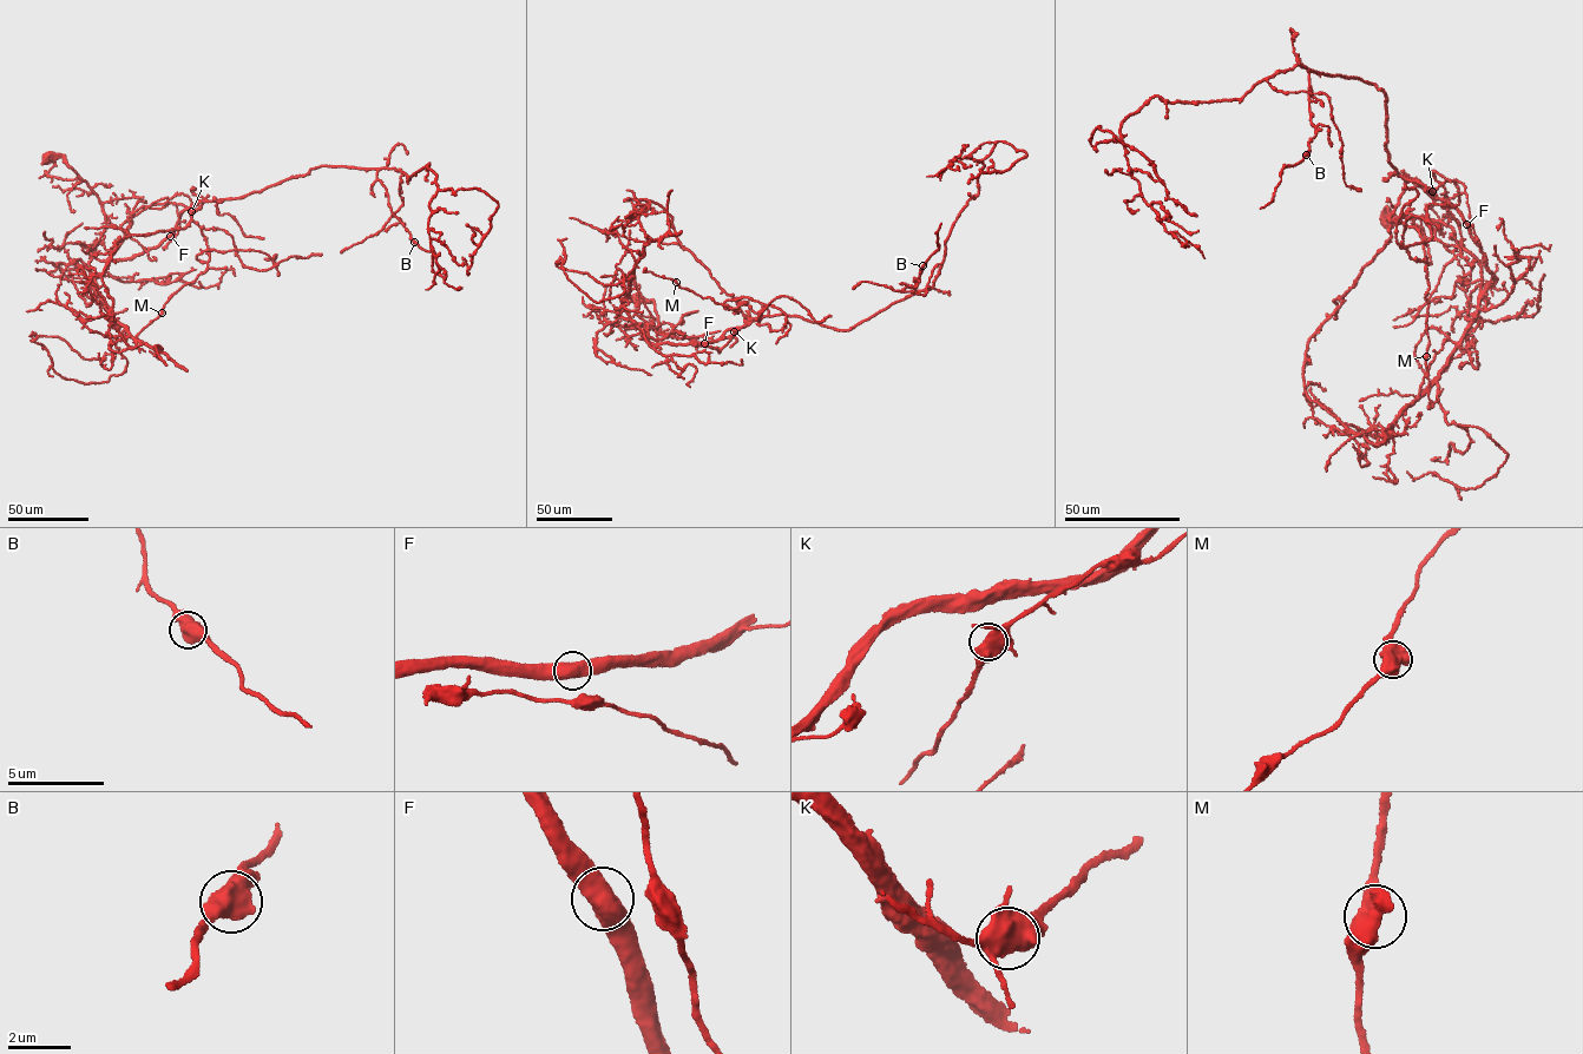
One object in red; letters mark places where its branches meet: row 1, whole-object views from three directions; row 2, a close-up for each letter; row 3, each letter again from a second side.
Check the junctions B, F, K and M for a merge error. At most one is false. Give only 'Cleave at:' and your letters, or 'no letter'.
Cleave at: no letter

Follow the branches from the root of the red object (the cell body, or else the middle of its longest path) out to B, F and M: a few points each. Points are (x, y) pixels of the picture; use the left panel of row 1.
B: (46, 157), (64, 158), (124, 231), (107, 264), (159, 245), (201, 201), (323, 165), (378, 170), (414, 242)
F: (46, 157), (64, 158), (97, 195), (109, 222), (124, 231), (107, 264), (157, 248), (170, 236)
M: (46, 157), (64, 158), (124, 231), (107, 264), (159, 245), (201, 202), (190, 216), (208, 269), (162, 313)

